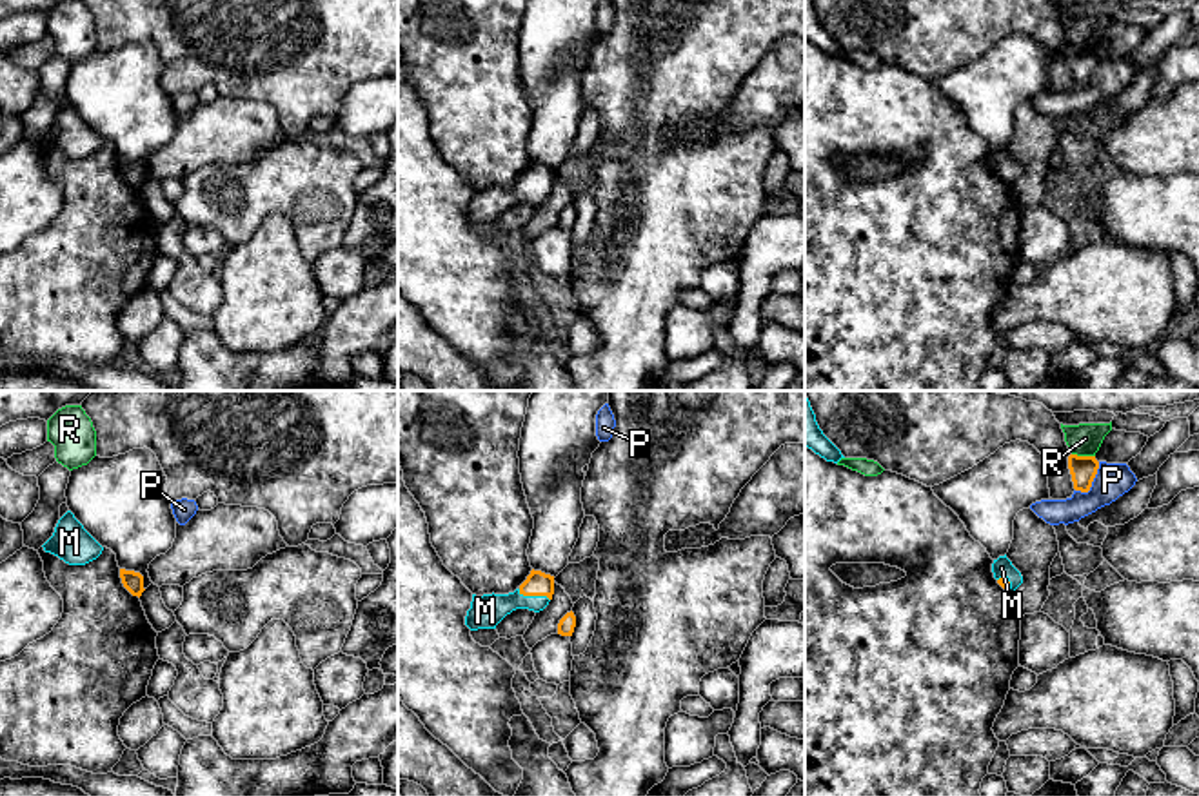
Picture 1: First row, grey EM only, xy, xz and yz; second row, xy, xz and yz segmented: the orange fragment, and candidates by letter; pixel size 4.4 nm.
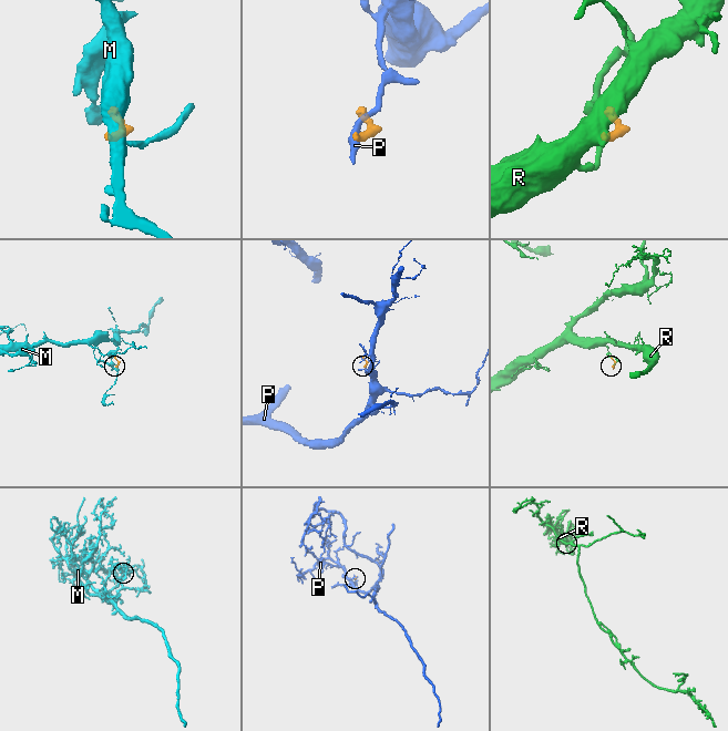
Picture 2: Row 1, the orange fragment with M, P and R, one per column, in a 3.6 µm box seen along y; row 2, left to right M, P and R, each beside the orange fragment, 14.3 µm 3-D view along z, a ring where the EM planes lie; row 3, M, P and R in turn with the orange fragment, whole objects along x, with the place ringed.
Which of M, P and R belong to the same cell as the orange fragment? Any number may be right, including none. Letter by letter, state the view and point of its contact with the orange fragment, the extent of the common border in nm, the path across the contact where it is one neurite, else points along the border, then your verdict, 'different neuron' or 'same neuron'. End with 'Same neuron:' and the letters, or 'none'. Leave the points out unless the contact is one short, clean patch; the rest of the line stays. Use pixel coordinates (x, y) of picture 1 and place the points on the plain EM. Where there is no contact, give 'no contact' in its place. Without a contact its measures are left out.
M: meets orange in xz at (535, 188); contact 150 nm long; runs through xz (538, 177), (535, 188), (485, 204); same neuron
P: meets orange in yz at (1092, 73); contact 170 nm long; border along yz (1099, 55), (1092, 79), (1087, 84), (1076, 84); different neuron
R: meets orange in yz at (1083, 49); contact 110 nm long; different neuron
Same neuron: M

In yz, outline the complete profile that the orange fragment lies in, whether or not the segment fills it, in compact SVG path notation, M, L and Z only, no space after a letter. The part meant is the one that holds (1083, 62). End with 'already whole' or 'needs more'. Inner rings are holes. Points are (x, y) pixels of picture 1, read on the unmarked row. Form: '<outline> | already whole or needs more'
M1070 47L1068 62L1072 67L1074 82L1081 85L1088 85L1097 67L1099 55L1095 53L1095 49Z | already whole

